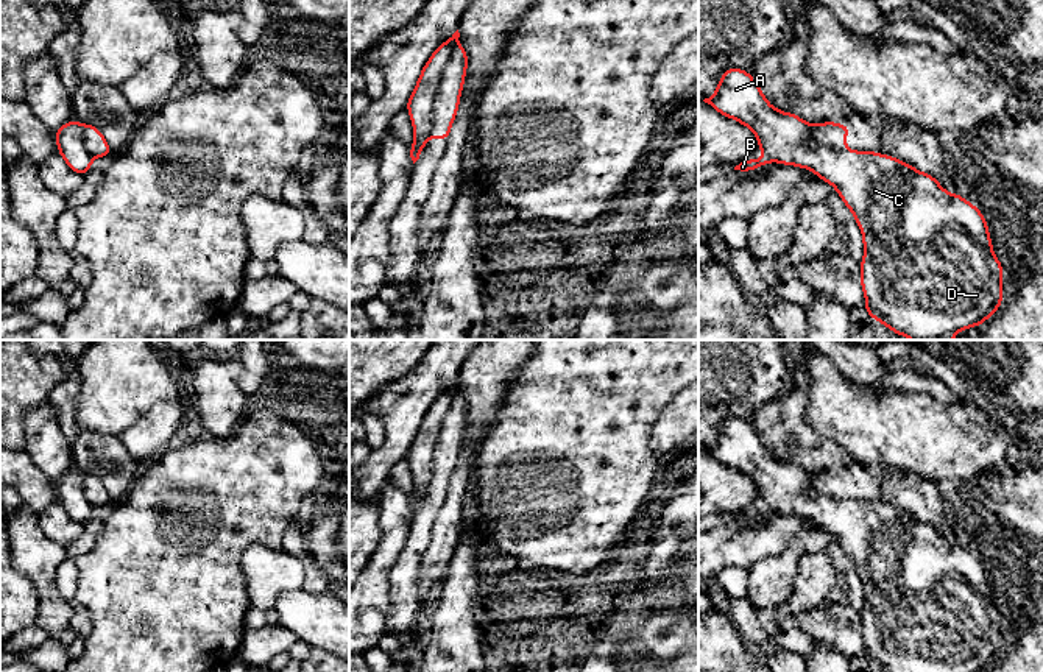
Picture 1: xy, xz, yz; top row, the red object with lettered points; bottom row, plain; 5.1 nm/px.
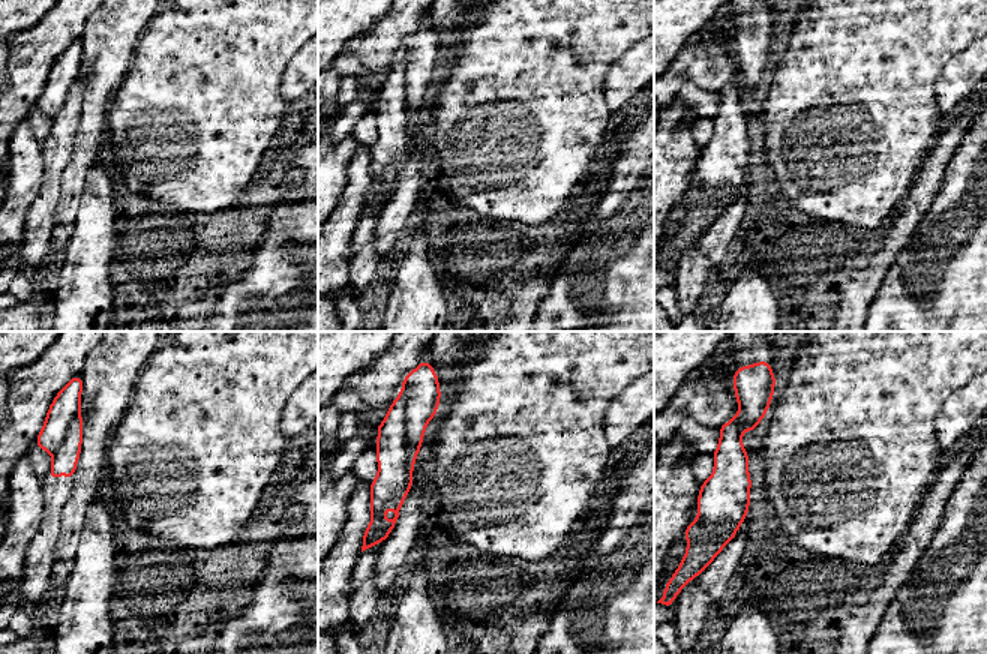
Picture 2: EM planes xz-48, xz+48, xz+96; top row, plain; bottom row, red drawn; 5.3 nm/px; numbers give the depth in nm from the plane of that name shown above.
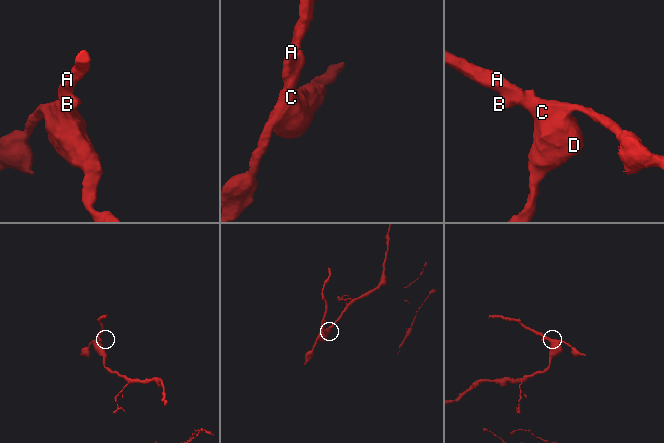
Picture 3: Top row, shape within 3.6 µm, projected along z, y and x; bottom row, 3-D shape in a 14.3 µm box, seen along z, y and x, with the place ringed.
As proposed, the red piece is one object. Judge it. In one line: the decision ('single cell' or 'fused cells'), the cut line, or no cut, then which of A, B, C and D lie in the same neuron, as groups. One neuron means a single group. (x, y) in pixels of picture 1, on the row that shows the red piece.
fused cells | xz (449, 41), (449, 61), (441, 74), (434, 120), (427, 134) | A C D / B

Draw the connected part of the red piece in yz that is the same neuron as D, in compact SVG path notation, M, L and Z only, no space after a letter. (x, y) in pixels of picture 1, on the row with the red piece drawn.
M727 69L712 97L705 98L717 112L750 128L759 143L764 159L783 165L797 165L829 182L845 206L854 215L862 231L864 257L861 262L861 285L865 296L865 312L900 337L912 340L953 340L957 332L982 326L1001 302L1004 273L993 253L992 239L982 212L959 193L948 193L937 178L912 165L878 151L836 150L812 145L814 125L797 114L773 108L753 76L742 69Z

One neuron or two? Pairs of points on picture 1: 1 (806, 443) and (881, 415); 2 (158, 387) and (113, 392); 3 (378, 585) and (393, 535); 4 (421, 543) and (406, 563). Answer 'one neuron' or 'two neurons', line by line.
1: two neurons
2: one neuron
3: one neuron
4: one neuron

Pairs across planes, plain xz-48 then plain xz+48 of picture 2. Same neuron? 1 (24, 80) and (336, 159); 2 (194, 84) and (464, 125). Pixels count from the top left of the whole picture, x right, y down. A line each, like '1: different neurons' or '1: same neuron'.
1: different neurons
2: same neuron

